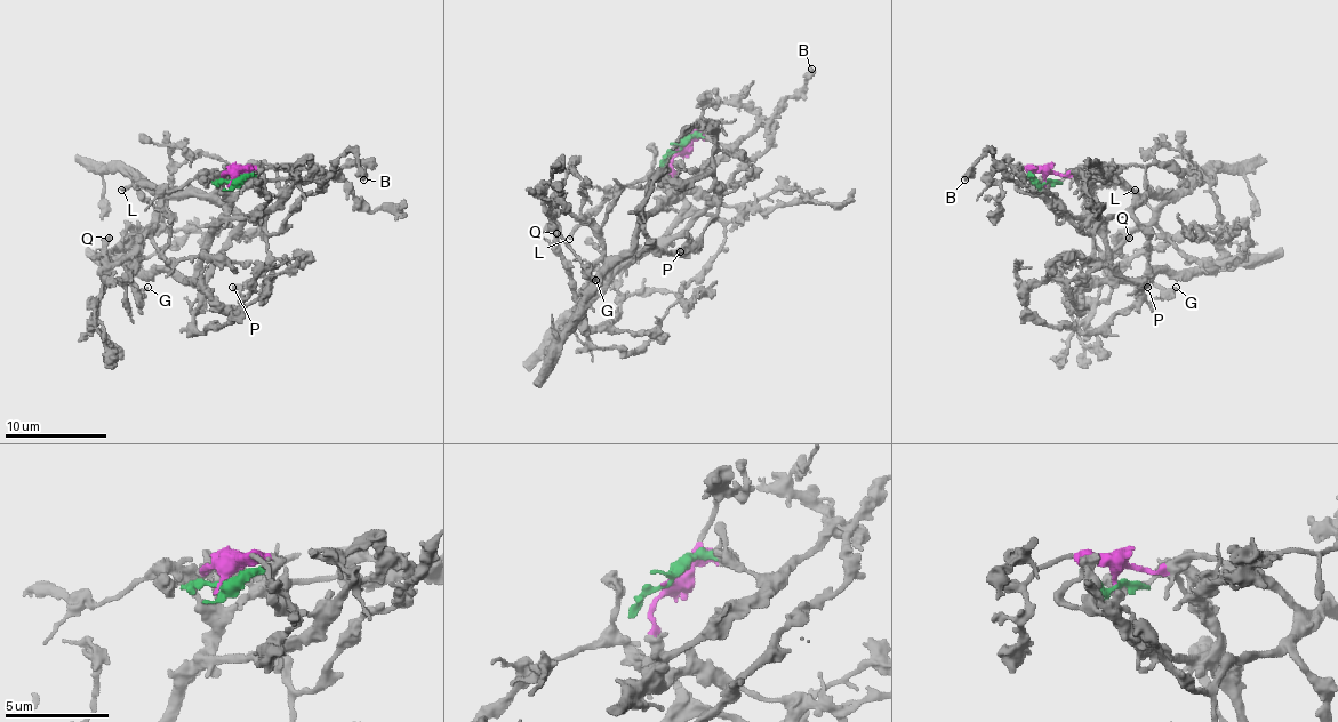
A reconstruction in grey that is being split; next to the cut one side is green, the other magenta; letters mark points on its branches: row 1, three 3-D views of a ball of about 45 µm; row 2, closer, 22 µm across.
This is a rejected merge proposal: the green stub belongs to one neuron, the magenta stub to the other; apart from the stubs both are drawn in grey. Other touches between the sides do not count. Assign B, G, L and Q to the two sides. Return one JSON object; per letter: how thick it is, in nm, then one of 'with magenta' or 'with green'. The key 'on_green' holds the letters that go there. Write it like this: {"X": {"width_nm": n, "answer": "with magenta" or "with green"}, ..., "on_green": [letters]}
{"B": {"width_nm": 300, "answer": "with magenta"}, "G": {"width_nm": 240, "answer": "with magenta"}, "L": {"width_nm": 200, "answer": "with green"}, "Q": {"width_nm": 360, "answer": "with magenta"}, "on_green": ["L"]}

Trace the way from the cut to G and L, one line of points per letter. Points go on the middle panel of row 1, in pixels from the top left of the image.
G: (680, 150), (672, 181), (682, 214), (614, 265), (585, 224), (565, 211), (554, 216), (560, 237), (595, 280)
L: (680, 150), (692, 137), (711, 137), (726, 150), (695, 173), (674, 199), (655, 178), (616, 189), (570, 239)

